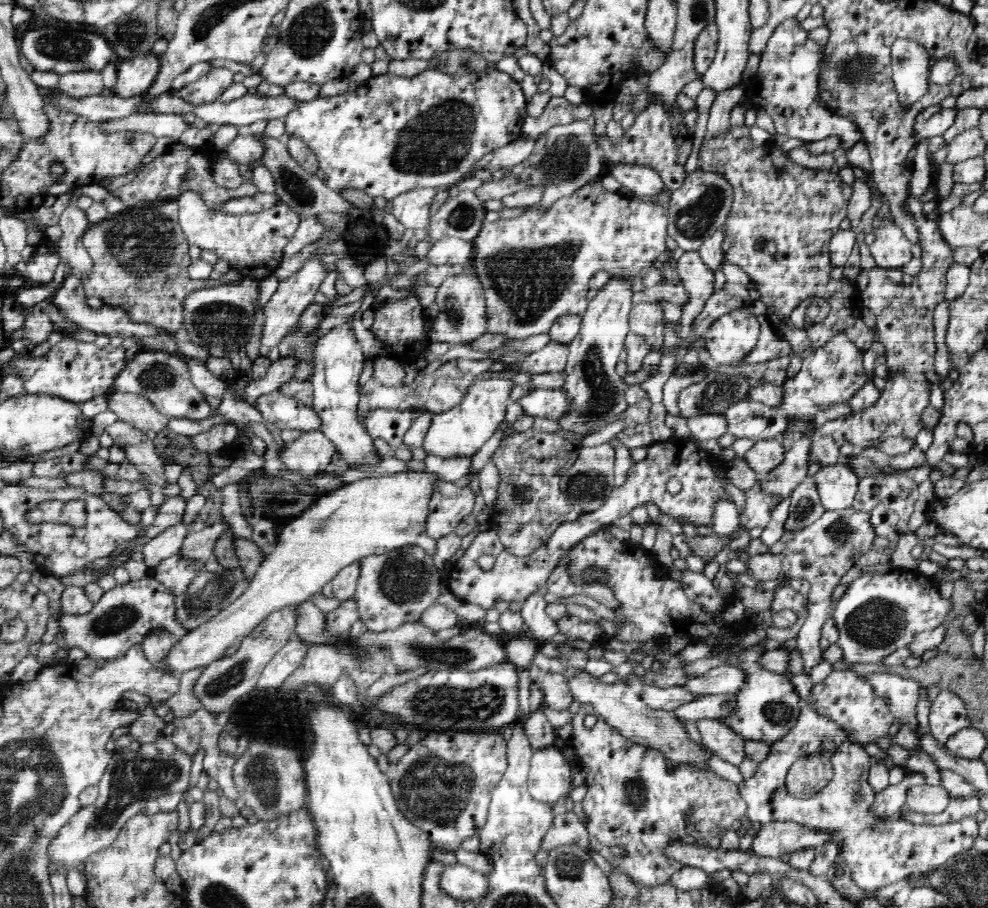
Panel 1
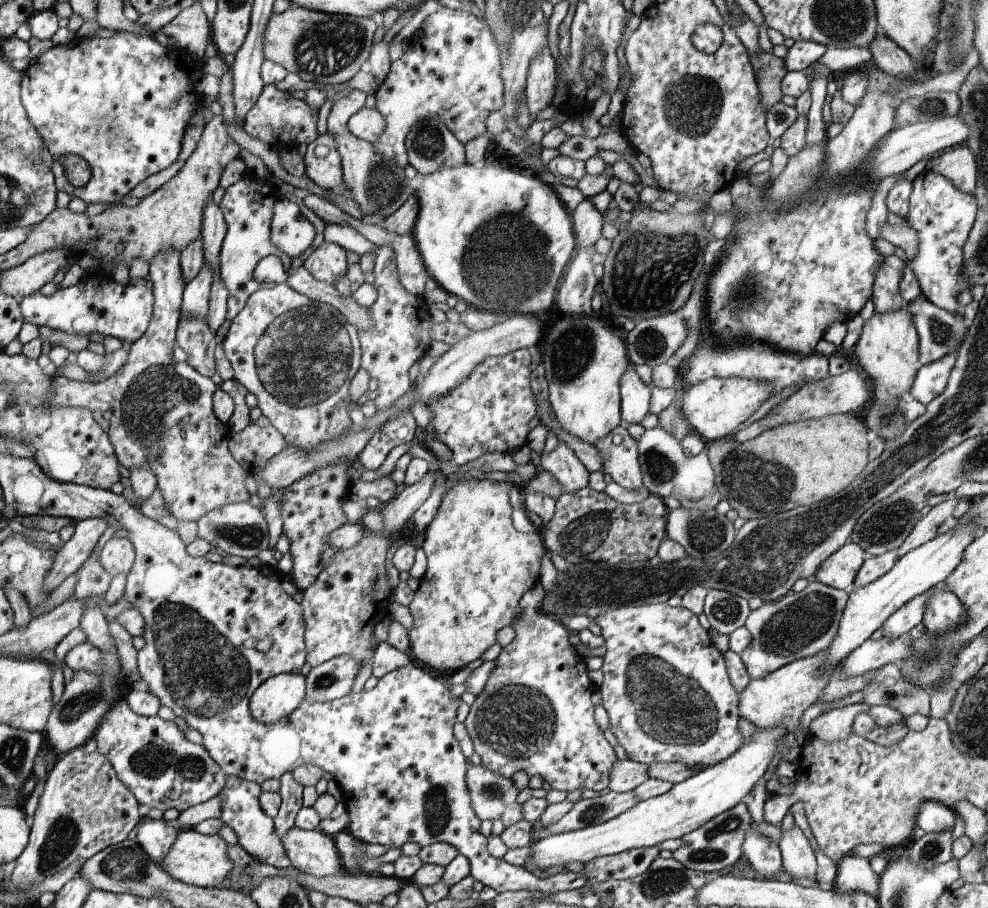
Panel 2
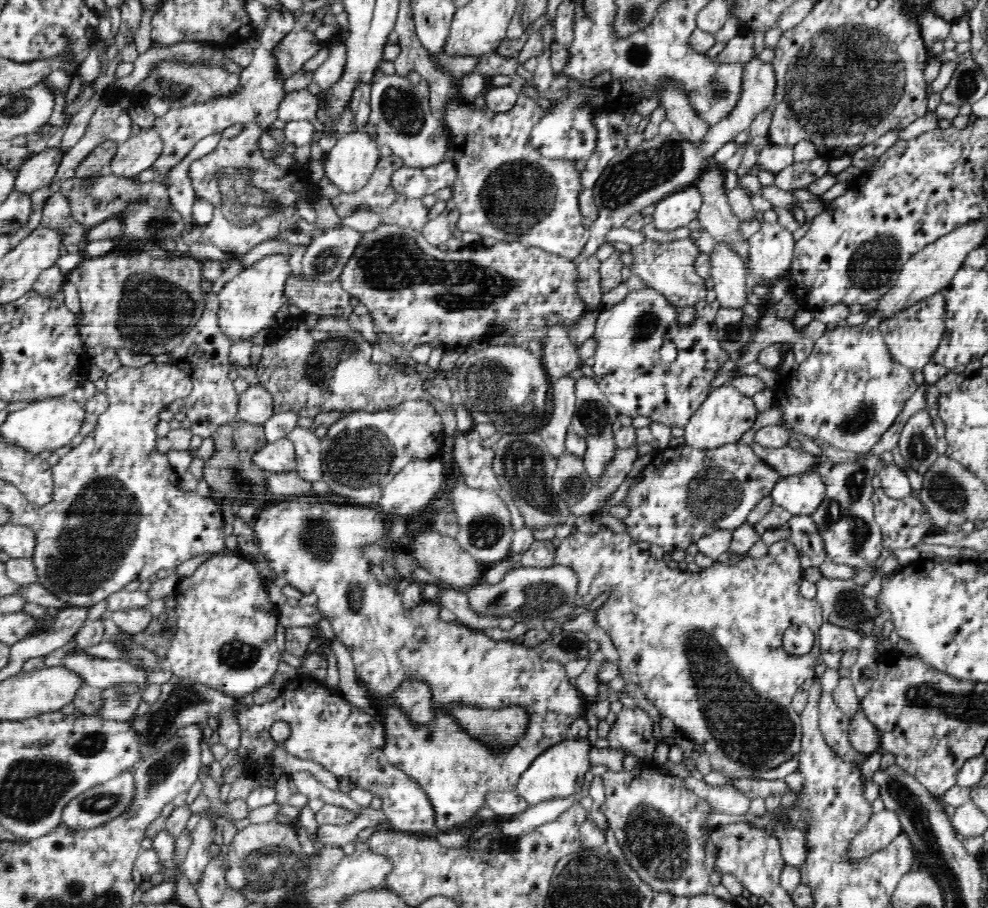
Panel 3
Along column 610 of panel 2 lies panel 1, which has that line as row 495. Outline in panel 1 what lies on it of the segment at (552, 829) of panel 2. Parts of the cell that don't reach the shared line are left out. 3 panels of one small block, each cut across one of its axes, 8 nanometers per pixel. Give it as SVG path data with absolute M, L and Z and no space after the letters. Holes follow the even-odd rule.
M806 476L790 496L790 515L784 529L791 532L803 530L816 522L824 512L815 478Z

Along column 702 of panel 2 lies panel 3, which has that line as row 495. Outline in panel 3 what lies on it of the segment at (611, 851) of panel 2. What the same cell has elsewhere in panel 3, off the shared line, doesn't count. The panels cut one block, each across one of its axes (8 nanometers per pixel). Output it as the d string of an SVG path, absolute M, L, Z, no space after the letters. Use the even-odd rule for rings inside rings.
M816 469L780 477L770 493L773 505L792 515L810 515L818 510L826 496L825 484Z

